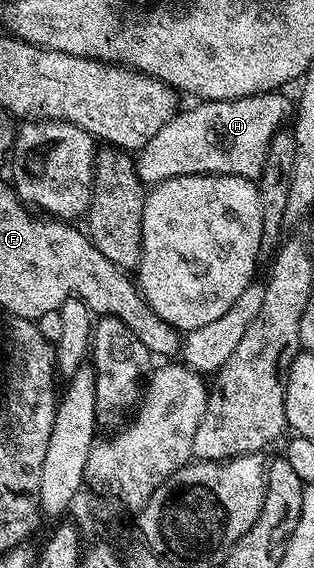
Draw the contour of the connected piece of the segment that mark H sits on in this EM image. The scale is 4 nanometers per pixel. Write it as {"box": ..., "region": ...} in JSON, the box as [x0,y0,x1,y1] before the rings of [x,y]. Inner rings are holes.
{"box":[135,92,294,184],"region":[[[284,92],[271,94],[255,94],[245,98],[231,98],[221,102],[203,100],[192,104],[189,110],[176,112],[168,123],[150,139],[135,155],[136,175],[145,184],[165,182],[174,176],[198,176],[199,174],[225,174],[239,178],[259,179],[264,173],[266,156],[272,139],[281,133],[284,121],[294,114],[294,102]]]}

